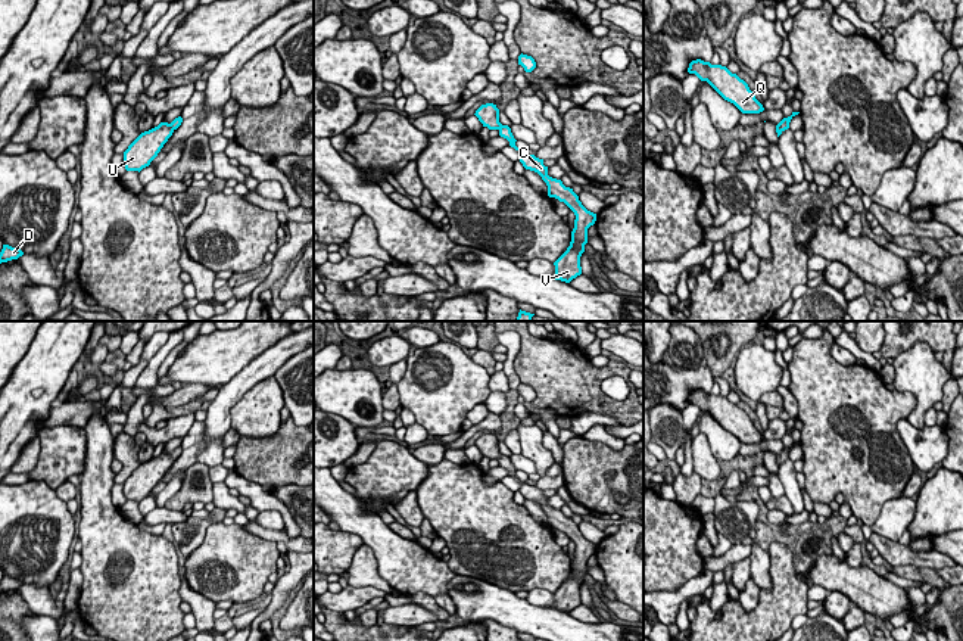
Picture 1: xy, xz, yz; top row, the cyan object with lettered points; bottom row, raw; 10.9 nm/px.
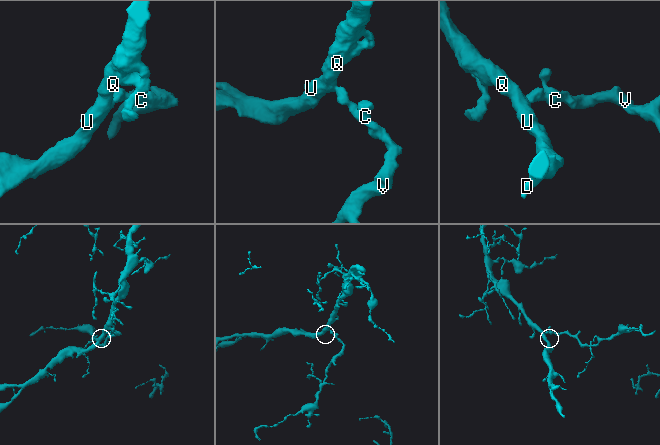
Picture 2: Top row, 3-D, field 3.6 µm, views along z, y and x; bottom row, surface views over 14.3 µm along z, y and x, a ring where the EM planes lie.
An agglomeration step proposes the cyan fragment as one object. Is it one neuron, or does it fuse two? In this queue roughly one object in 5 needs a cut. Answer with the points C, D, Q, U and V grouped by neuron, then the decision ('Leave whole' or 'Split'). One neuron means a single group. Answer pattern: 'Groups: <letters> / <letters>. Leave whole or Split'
Groups: C D Q U V. Leave whole

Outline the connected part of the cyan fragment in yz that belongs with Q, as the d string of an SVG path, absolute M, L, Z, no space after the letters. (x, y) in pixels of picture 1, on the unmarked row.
M696 389L689 393L688 402L695 404L701 411L707 411L724 430L733 433L742 444L760 444L764 441L748 414L726 396Z

